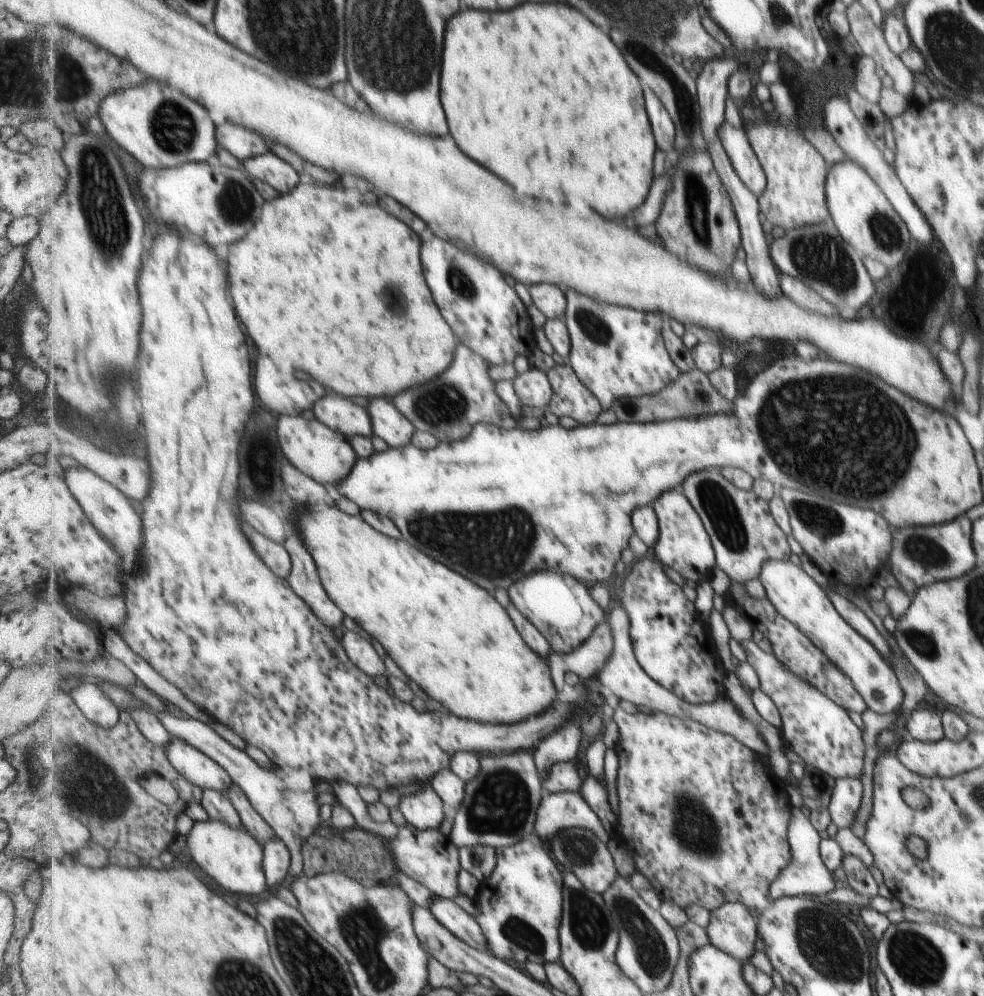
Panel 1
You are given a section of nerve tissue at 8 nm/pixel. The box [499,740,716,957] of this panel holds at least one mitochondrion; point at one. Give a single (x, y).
(589, 925)

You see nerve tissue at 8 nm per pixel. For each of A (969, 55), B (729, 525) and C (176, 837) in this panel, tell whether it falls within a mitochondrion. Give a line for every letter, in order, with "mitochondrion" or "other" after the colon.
A: mitochondrion
B: mitochondrion
C: other

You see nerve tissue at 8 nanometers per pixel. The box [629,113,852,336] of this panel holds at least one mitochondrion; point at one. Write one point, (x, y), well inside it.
(695, 213)

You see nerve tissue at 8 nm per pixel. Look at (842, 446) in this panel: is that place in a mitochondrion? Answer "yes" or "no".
yes

